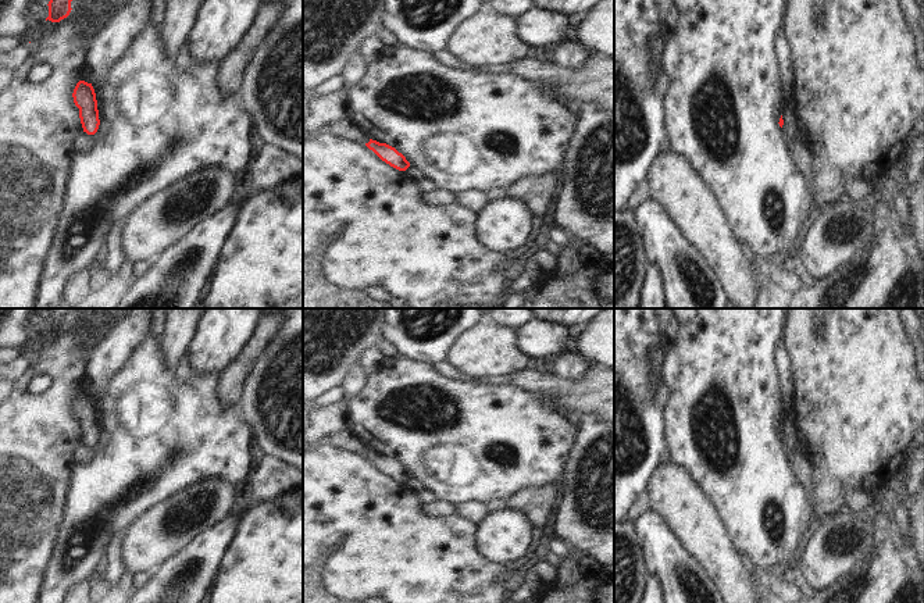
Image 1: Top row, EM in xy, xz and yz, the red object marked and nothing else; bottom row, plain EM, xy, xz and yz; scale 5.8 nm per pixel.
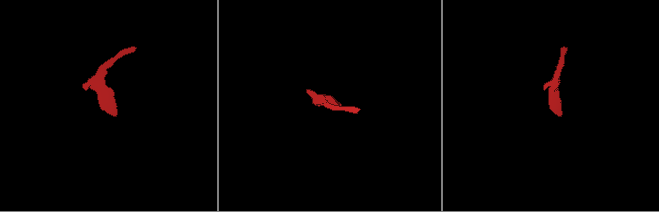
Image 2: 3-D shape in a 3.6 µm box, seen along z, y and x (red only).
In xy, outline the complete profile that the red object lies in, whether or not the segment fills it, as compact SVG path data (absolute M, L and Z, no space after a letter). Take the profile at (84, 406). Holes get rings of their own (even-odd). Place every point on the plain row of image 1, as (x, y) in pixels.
M79 392L72 404L74 414L79 420L79 429L83 443L94 446L99 440L99 421L96 404L92 395Z

